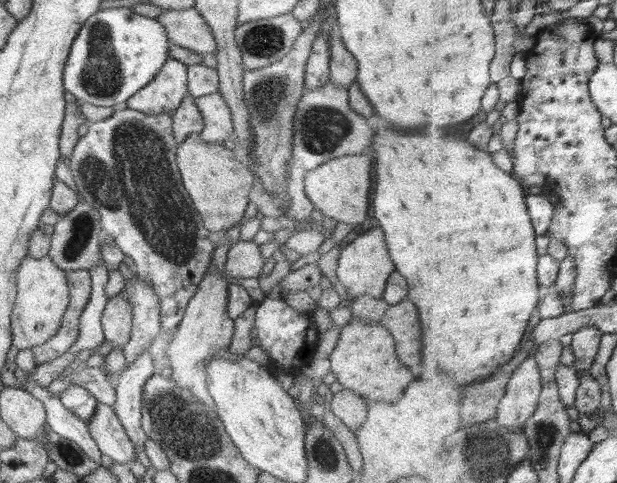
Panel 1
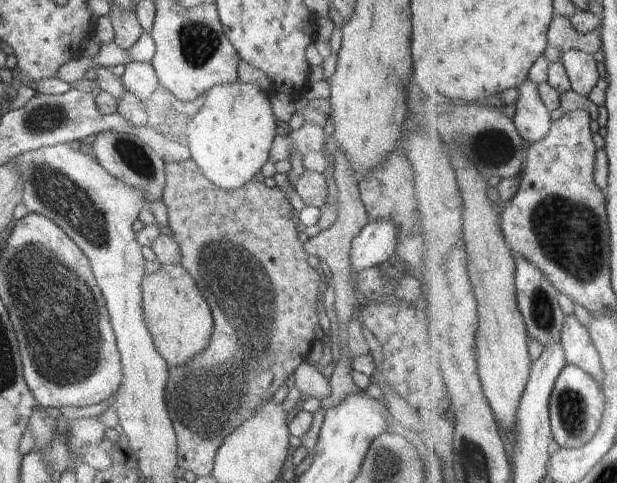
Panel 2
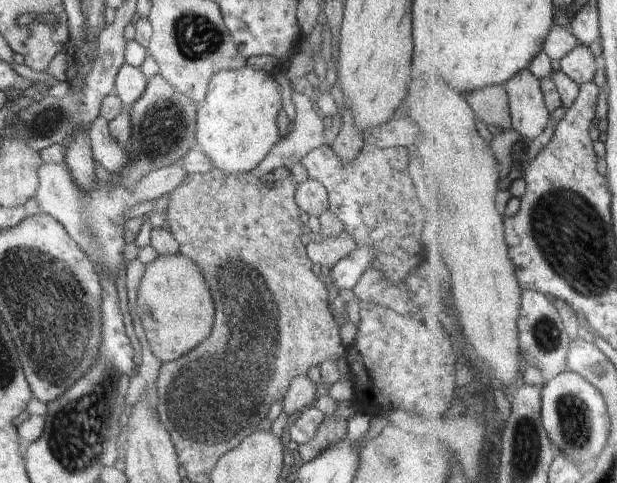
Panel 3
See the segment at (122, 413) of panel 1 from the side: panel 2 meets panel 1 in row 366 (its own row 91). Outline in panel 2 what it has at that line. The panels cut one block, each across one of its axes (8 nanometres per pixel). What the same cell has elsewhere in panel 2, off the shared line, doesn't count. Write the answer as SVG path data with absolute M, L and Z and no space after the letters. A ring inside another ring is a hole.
M128 63L120 82L125 91L134 94L140 100L150 98L152 92L158 88L158 78L150 63Z

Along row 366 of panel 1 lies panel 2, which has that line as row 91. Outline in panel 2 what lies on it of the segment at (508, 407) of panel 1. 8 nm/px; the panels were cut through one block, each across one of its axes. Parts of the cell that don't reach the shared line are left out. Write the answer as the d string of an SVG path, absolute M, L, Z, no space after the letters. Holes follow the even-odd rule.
M531 78L519 88L515 123L529 144L544 140L552 130L552 111L542 98L539 84Z

